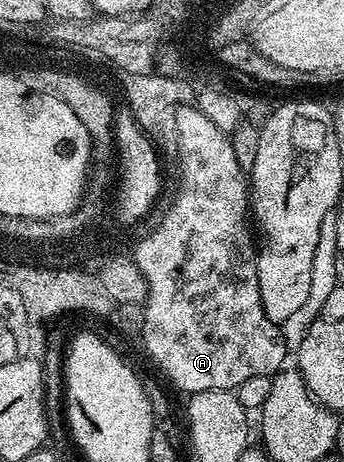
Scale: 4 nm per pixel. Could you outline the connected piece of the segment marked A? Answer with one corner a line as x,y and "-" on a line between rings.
196,108
194,113
179,113
179,149
183,149
182,188
179,200
174,207
164,208
163,218
155,225
152,233
147,233
135,245
133,260
139,272
144,277
147,290
151,292
150,309
147,311
147,342
151,346
156,360
171,373
171,377
183,385
186,394
200,393
201,391
213,391
214,389
238,389
245,379
253,379
253,375
265,375
272,378
280,369
284,368
289,361
289,350
285,347
283,330
276,322
265,315
265,307
261,307
261,291
257,279
257,245
253,240
252,226
243,219
243,187
249,183
244,171
238,166
237,158
233,153
230,136
222,133
201,111

